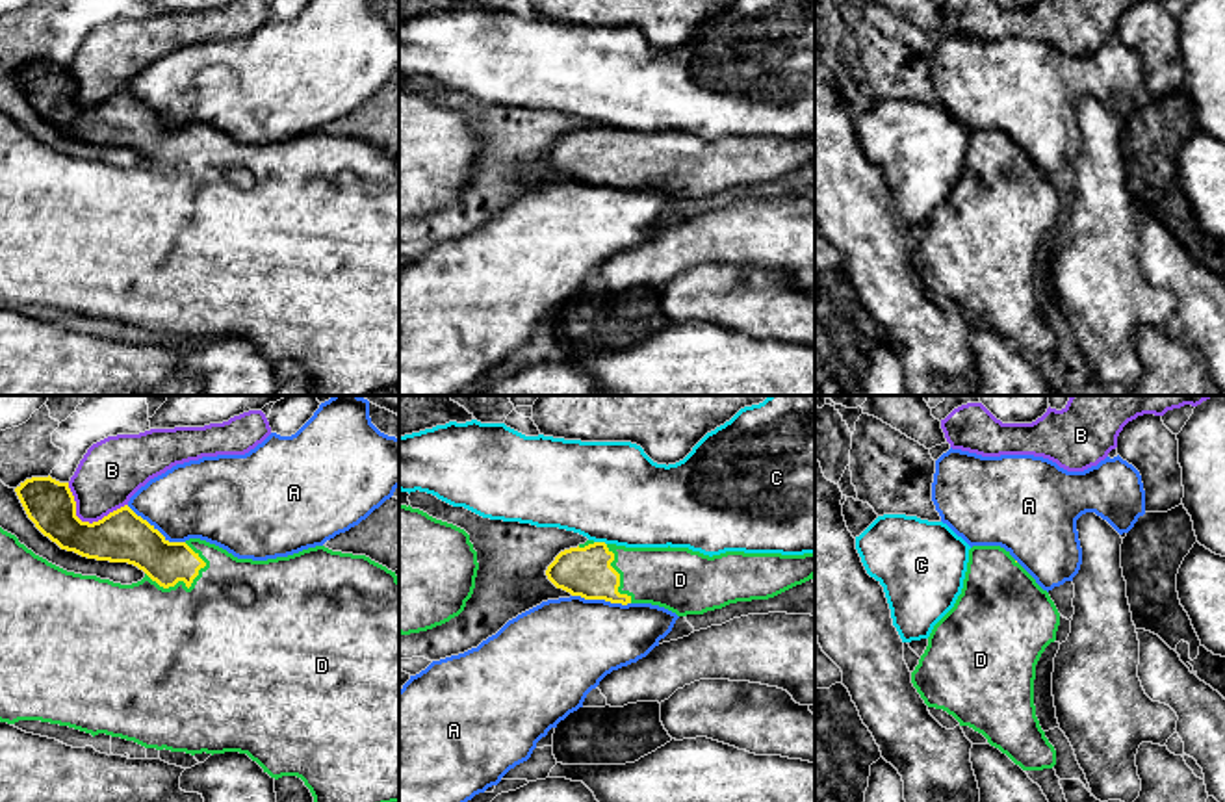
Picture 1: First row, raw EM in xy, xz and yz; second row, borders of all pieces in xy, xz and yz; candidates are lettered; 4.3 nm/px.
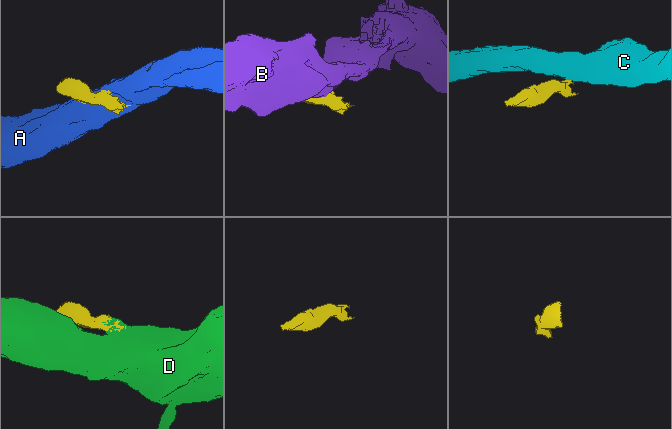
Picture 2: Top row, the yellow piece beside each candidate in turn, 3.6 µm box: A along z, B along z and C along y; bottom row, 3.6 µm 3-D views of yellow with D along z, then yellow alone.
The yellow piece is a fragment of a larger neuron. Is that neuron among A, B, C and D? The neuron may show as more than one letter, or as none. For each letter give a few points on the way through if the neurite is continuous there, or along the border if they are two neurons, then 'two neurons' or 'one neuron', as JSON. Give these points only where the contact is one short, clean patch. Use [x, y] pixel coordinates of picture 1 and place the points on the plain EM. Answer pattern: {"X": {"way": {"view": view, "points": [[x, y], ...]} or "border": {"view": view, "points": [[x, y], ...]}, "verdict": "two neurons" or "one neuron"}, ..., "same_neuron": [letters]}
{"A": {"verdict": "two neurons"}, "B": {"border": {"view": "xy", "points": [[67, 67], [75, 97], [82, 104], [97, 106], [127, 88]]}, "verdict": "two neurons"}, "C": {"border": {"view": "xz", "points": [[594, 125], [606, 129]]}, "verdict": "two neurons"}, "D": {"verdict": "one neuron"}, "same_neuron": ["D"]}

